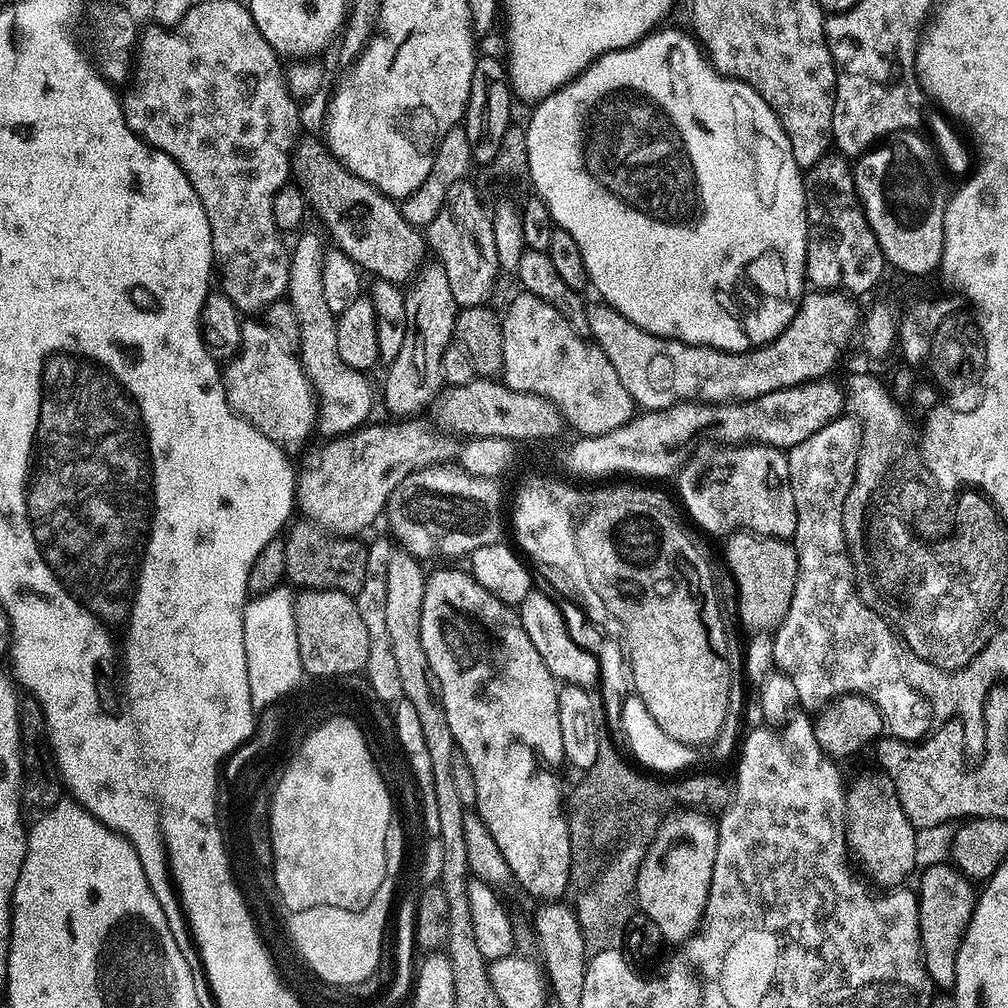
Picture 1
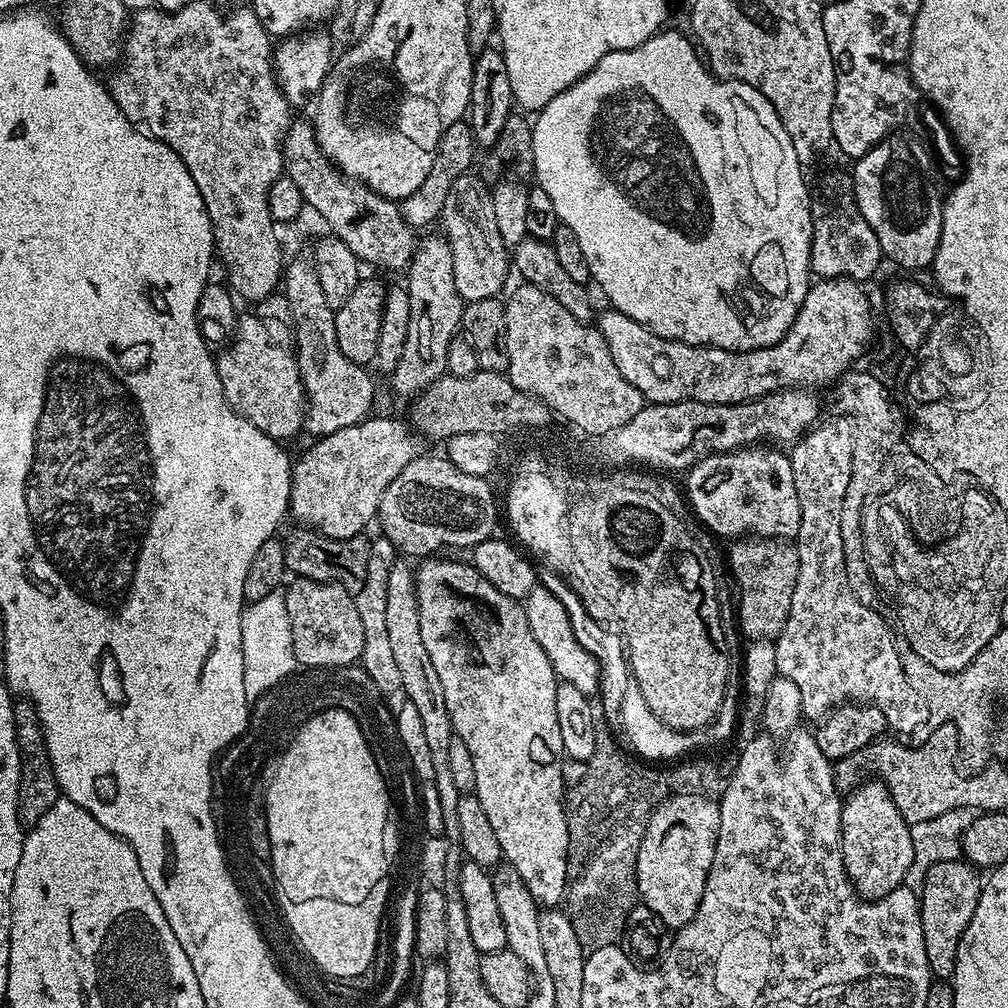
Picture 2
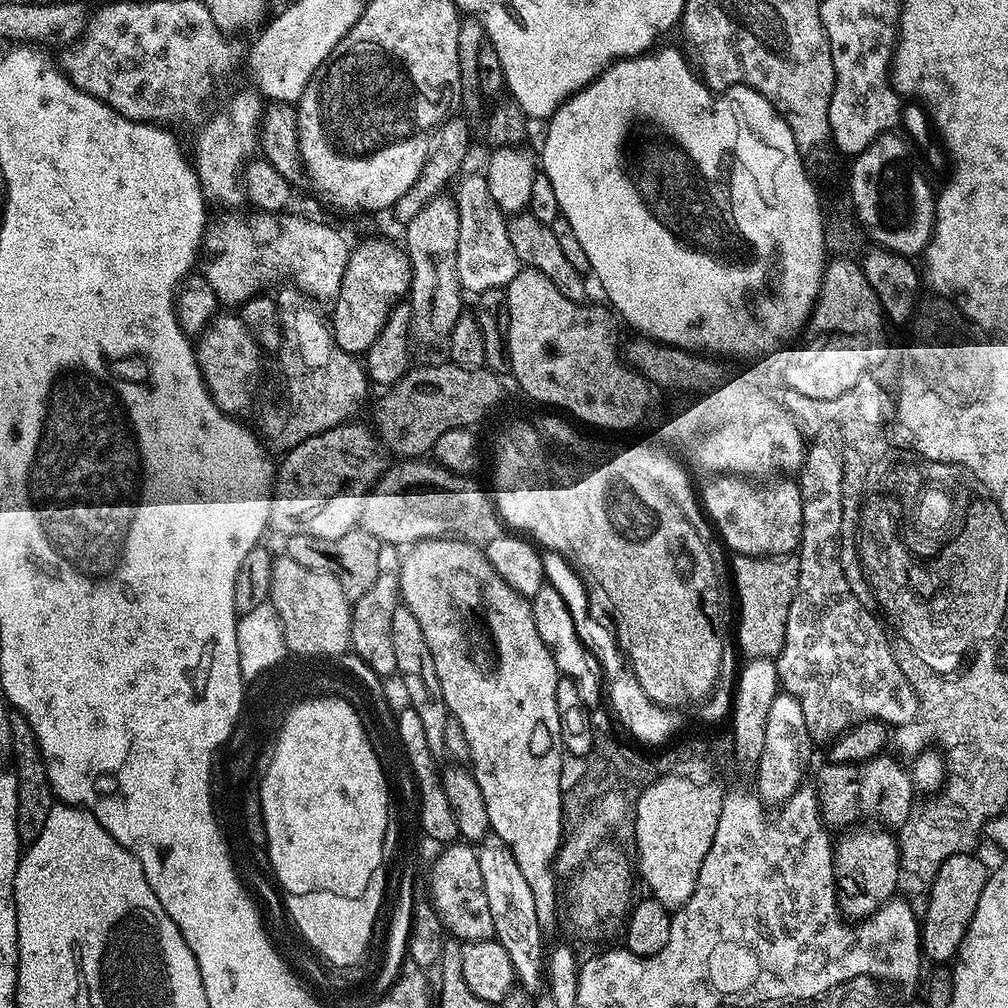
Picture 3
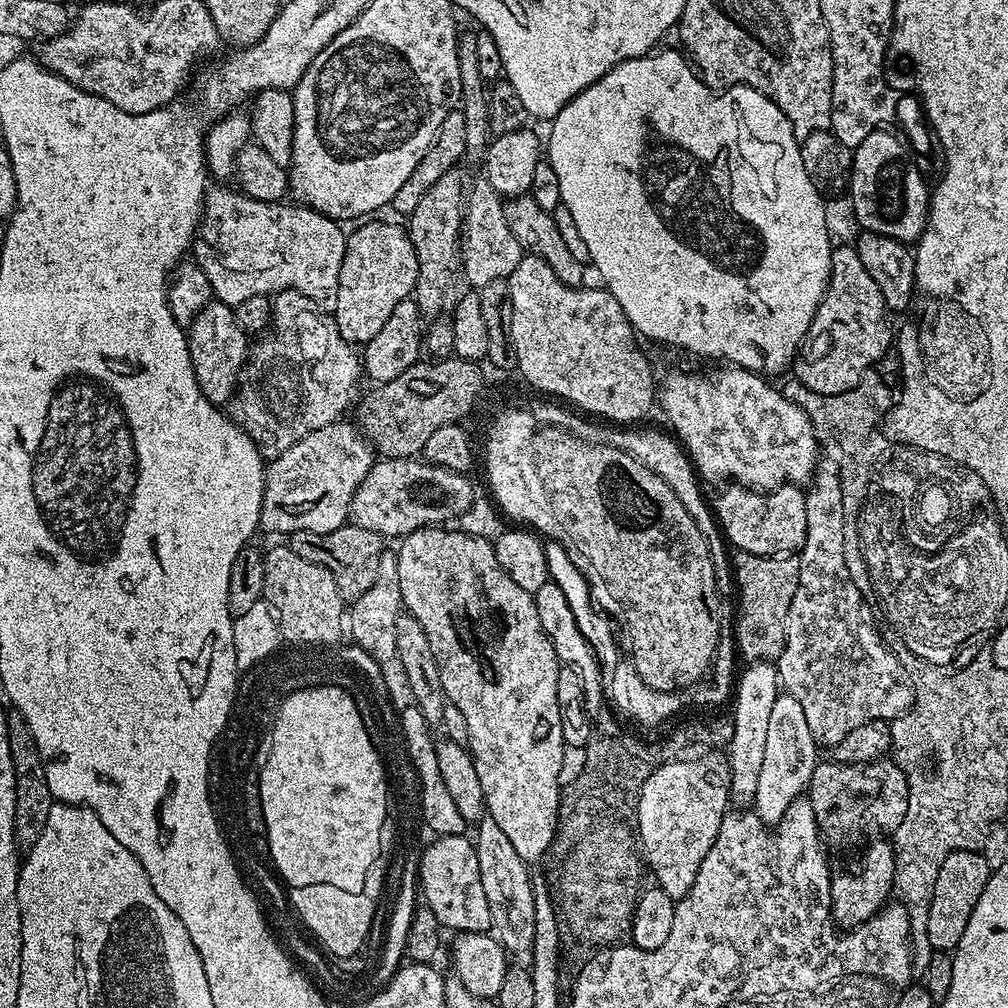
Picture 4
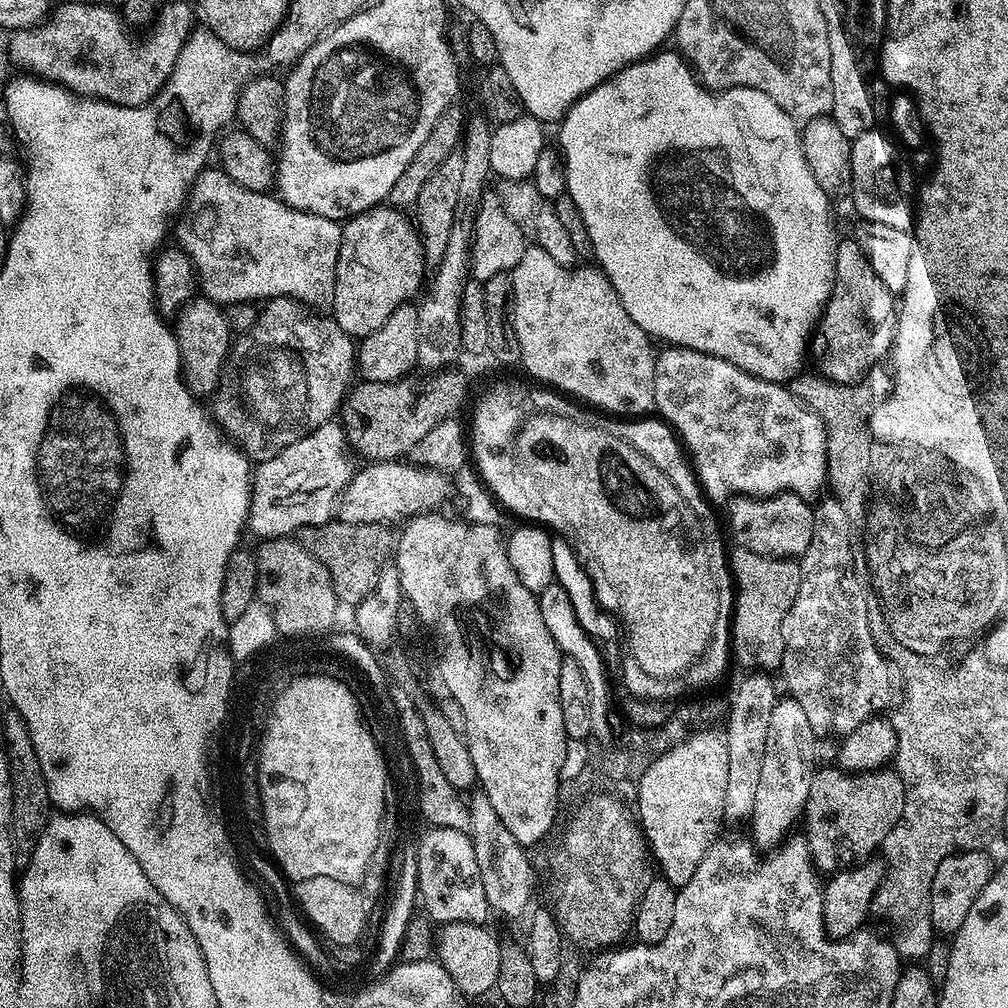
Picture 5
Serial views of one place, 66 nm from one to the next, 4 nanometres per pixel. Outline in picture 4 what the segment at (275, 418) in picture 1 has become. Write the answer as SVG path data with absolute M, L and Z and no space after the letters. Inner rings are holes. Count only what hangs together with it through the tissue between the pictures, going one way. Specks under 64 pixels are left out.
M219 302L208 304L192 317L186 328L186 335L190 362L194 366L194 374L202 394L212 404L227 405L237 391L236 379L239 376L241 379L242 369L250 350L249 337L238 326L235 311L227 304Z

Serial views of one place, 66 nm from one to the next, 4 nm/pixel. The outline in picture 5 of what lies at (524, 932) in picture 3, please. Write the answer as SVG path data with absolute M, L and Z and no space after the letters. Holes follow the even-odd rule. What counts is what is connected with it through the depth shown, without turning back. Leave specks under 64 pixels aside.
M483 790L473 791L472 794L473 796L469 795L466 800L470 810L470 826L467 833L472 838L474 858L478 858L478 870L482 874L482 890L486 890L488 907L493 913L501 912L504 916L520 916L528 904L528 899L532 896L532 883L536 880L535 874L532 873L532 864L524 853L527 852L525 845L520 844L518 838L514 838L514 834L506 830L506 826L502 826L502 818L498 818L497 811L494 810L494 806L490 806L490 798Z

